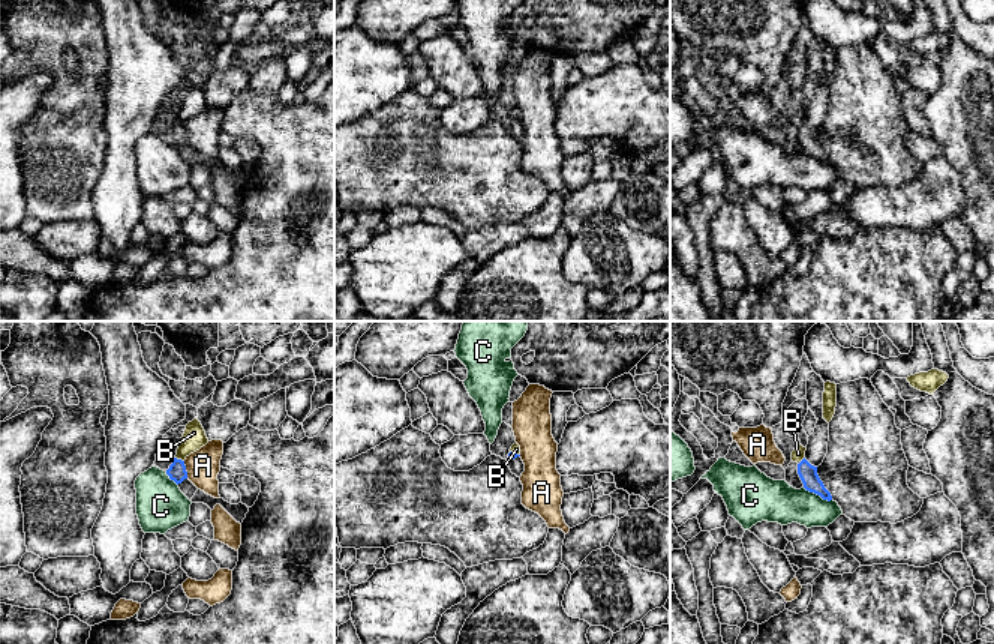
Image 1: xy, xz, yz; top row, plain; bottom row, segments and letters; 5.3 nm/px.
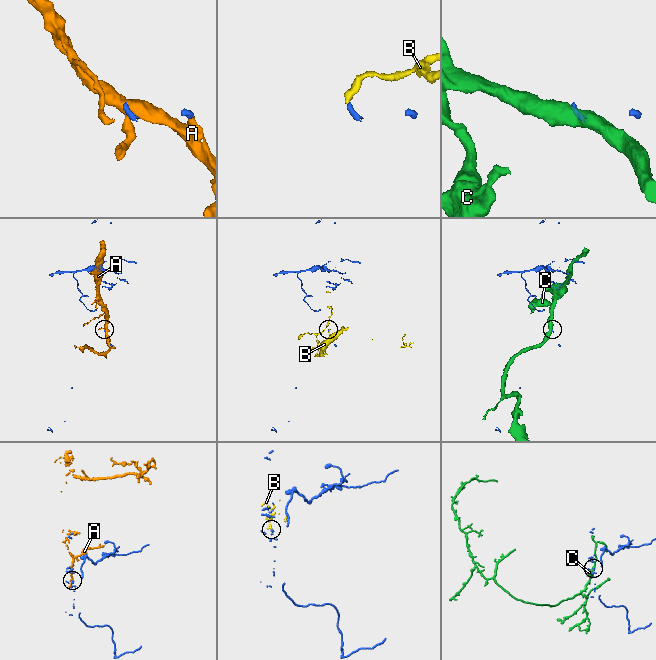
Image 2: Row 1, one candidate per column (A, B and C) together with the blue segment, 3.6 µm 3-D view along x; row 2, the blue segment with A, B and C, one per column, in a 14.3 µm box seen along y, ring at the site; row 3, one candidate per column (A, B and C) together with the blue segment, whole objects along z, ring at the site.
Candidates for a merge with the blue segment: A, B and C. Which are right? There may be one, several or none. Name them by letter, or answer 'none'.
none

